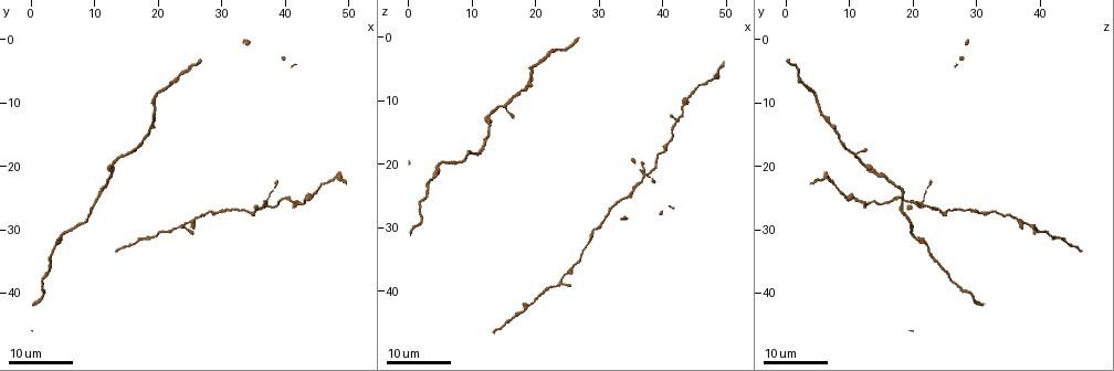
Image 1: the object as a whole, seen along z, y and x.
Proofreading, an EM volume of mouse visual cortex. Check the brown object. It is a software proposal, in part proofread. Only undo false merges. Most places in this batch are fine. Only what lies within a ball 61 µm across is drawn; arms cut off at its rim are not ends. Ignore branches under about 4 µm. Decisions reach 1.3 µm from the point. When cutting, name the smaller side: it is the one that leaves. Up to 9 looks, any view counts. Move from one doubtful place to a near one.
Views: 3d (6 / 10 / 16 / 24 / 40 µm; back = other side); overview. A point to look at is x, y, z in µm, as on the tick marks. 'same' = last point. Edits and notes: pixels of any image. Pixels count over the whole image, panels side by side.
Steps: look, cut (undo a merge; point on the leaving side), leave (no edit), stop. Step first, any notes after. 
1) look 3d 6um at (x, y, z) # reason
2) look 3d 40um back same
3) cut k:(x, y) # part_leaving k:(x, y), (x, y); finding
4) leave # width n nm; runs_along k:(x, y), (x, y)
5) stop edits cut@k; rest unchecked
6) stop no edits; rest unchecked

look 3d 16um at (12.5, 21.0, 14.5) # thick turns thin

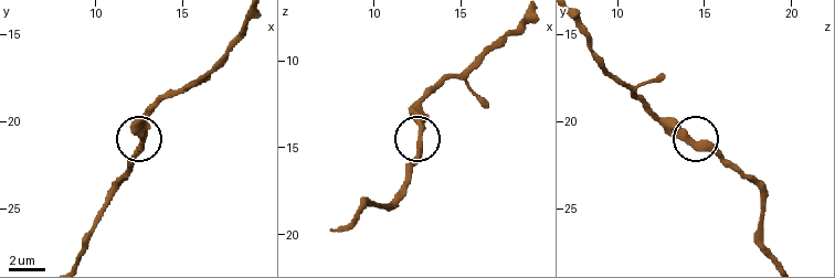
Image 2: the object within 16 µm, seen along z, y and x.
look 3d 6um at (12.7, 21.2, 14.1) # closer look

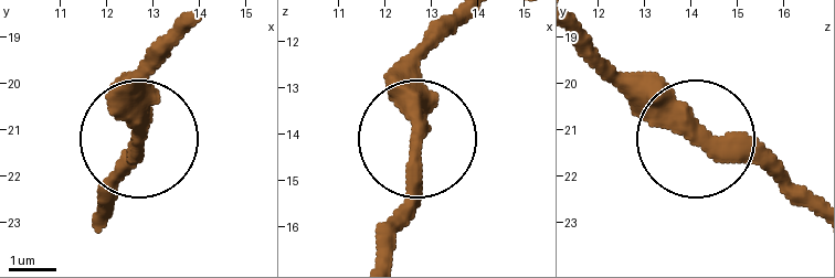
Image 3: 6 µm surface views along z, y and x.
leave # continuous, no second cell

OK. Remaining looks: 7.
look 3d 24um at (15.0, 18.0, 10.5) # three arms meet

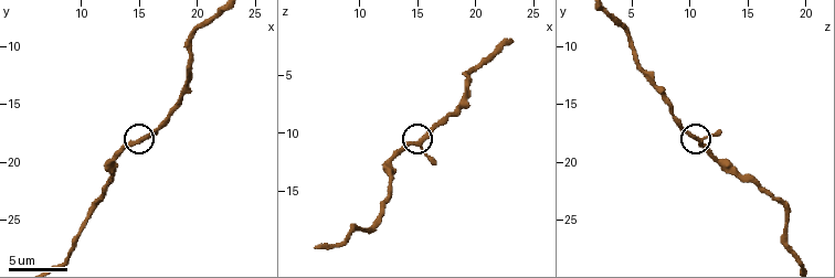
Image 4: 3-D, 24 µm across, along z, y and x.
look 3d 10um at (15.4, 18.2, 10.8)

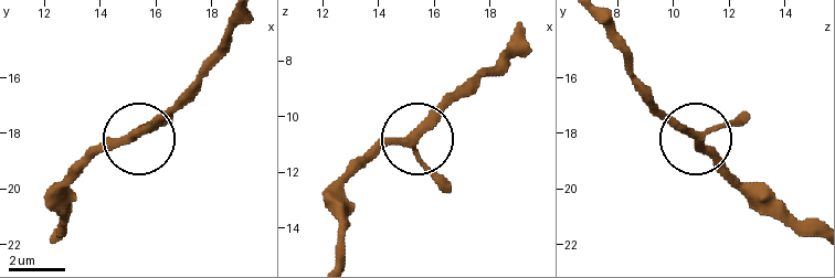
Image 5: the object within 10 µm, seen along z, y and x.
look 3d 6um at (15.2, 18.0, 10.9) # closer look

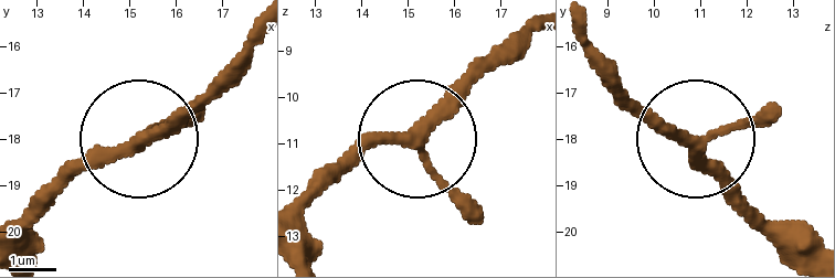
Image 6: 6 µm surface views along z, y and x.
leave # arms 3; runs_along 6:(298, 215), (353, 156), (401, 143), (479, 223); all the same cell

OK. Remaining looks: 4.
look 3d 16um at (10.8, 24.8, 18.4) # sudden change in width

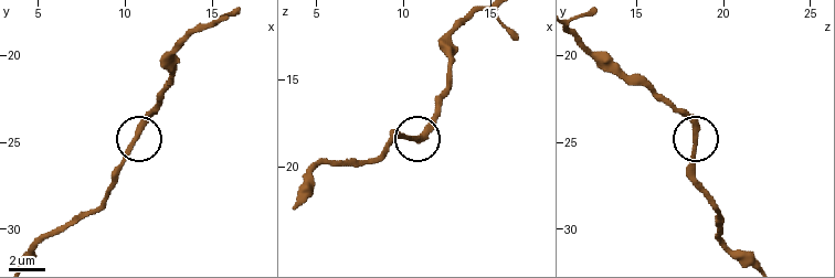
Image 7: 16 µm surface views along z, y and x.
leave # runs_along 7:(27, 257), (40, 244), (97, 209), (139, 128), (159, 107); continuous, no second cell

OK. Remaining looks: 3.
look 3d 24um at (24.0, 29.0, 38.0)

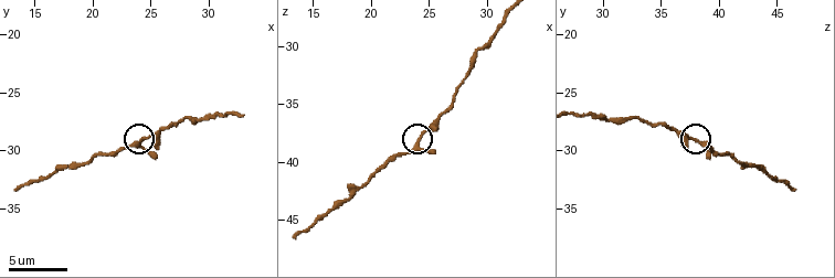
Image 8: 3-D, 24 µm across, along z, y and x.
look 3d 6um at (24.4, 29.2, 37.8)

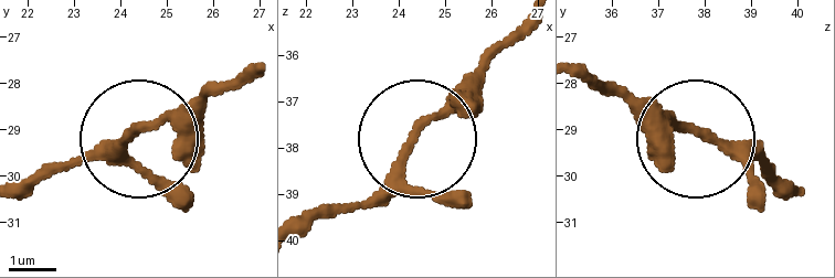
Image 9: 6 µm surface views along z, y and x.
look 3d 6um back at (24.20, 29.05, 37.95) # from behind

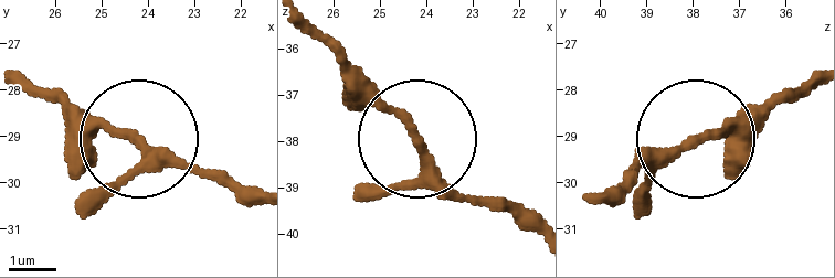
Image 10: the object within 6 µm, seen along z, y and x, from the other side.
leave # one cell here

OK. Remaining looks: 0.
stop no edits; rest unchecked

